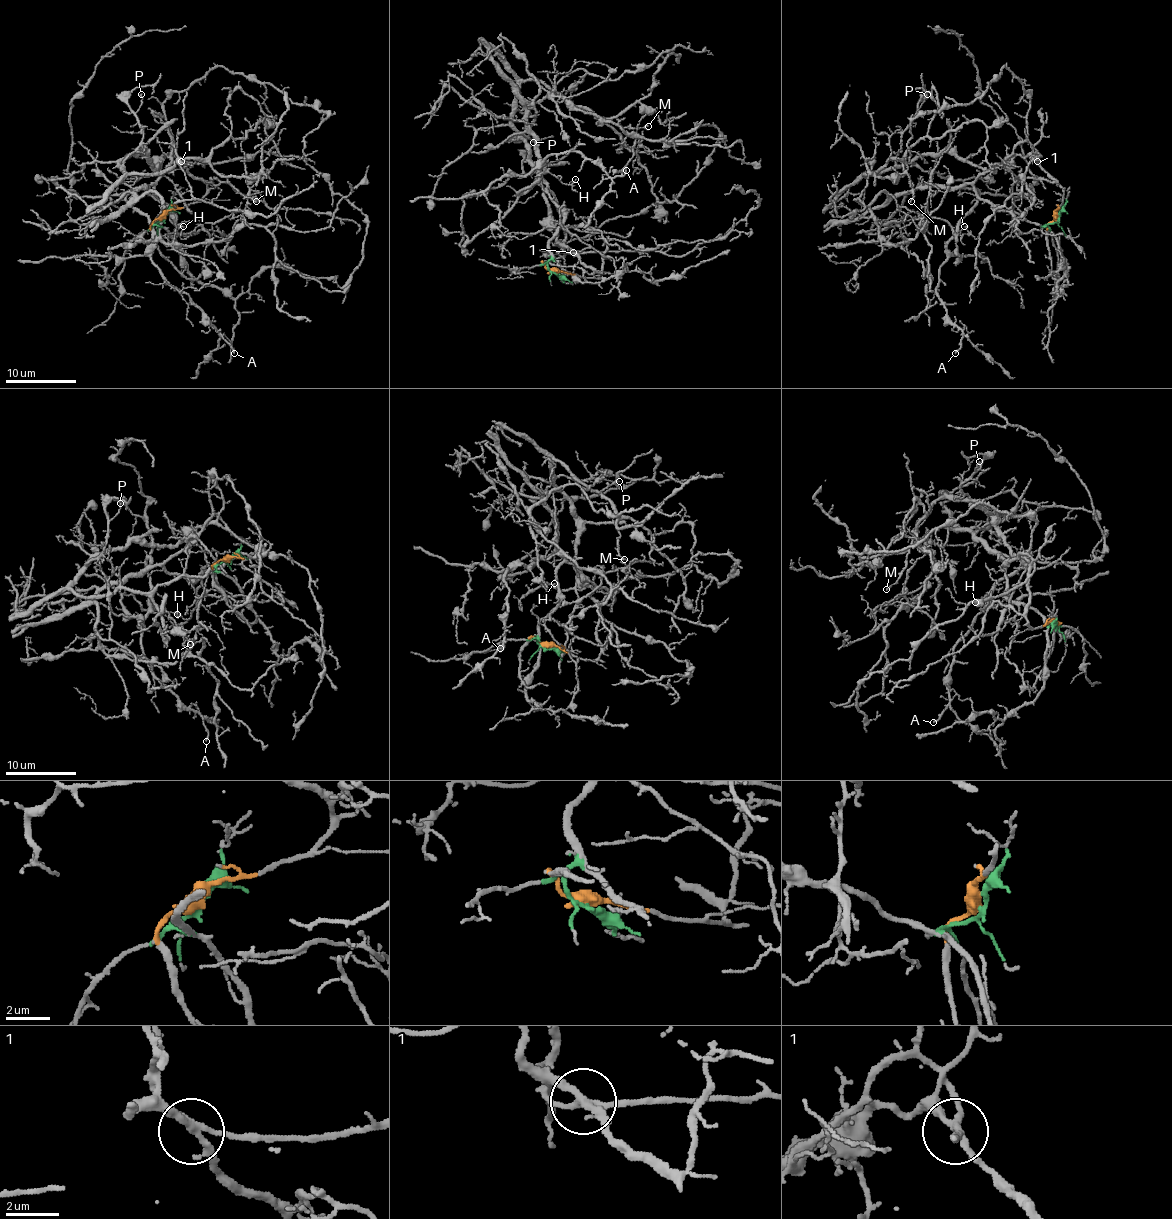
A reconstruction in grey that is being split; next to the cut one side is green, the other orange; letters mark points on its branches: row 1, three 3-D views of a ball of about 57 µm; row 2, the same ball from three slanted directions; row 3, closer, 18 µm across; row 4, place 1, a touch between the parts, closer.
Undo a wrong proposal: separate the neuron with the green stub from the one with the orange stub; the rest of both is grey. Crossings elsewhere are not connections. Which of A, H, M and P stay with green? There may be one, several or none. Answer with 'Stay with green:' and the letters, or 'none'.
Stay with green: A, H

